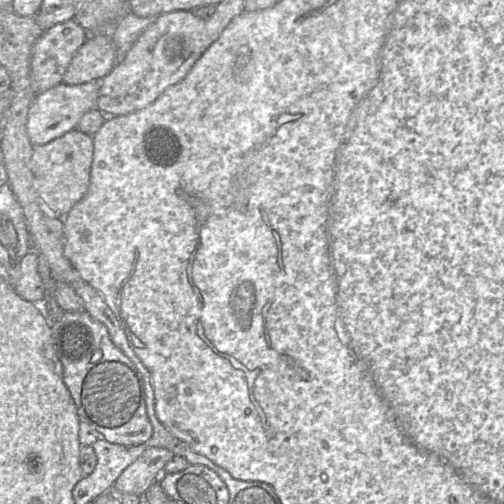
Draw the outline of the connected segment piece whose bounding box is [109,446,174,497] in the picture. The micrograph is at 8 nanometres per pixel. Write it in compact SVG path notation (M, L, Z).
M148 446L116 480L112 491L117 495L134 494L142 497L164 473L166 463L174 456L168 449Z

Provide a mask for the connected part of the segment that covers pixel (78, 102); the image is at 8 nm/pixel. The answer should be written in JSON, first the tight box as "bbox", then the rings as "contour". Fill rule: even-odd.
{"bbox":[27,81,100,145],"contour":[[[91,81],[78,85],[60,83],[35,96],[28,112],[27,133],[33,145],[44,145],[65,133],[77,129],[81,117],[96,107],[100,81]]]}

